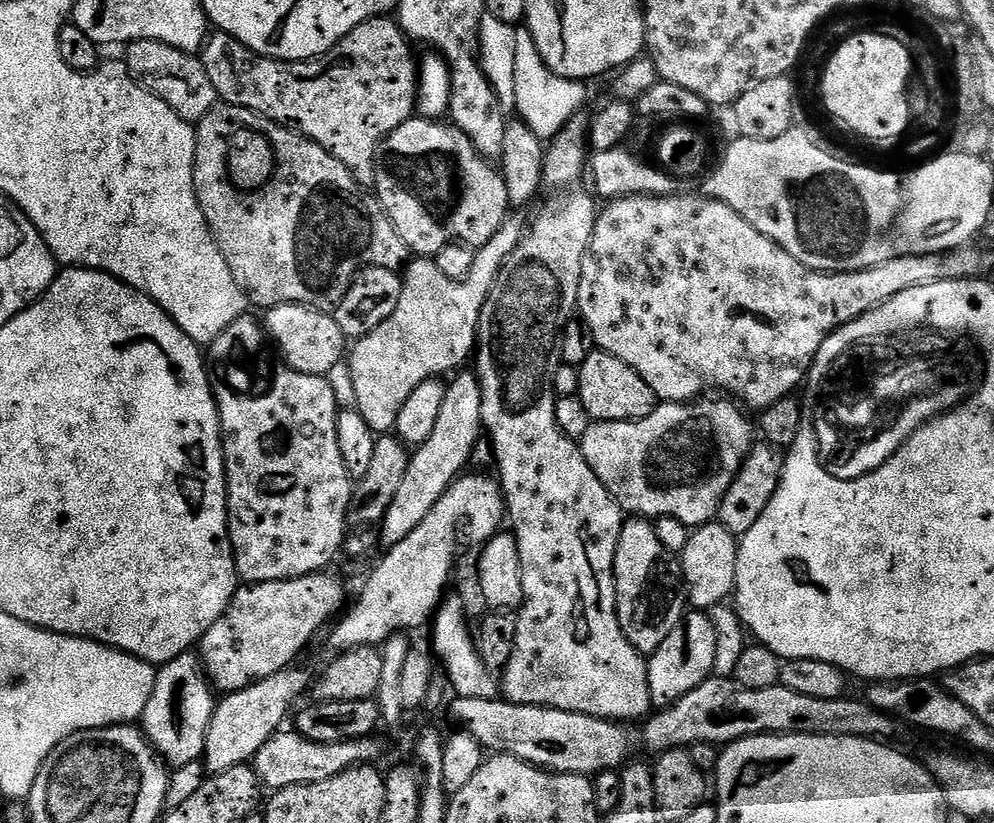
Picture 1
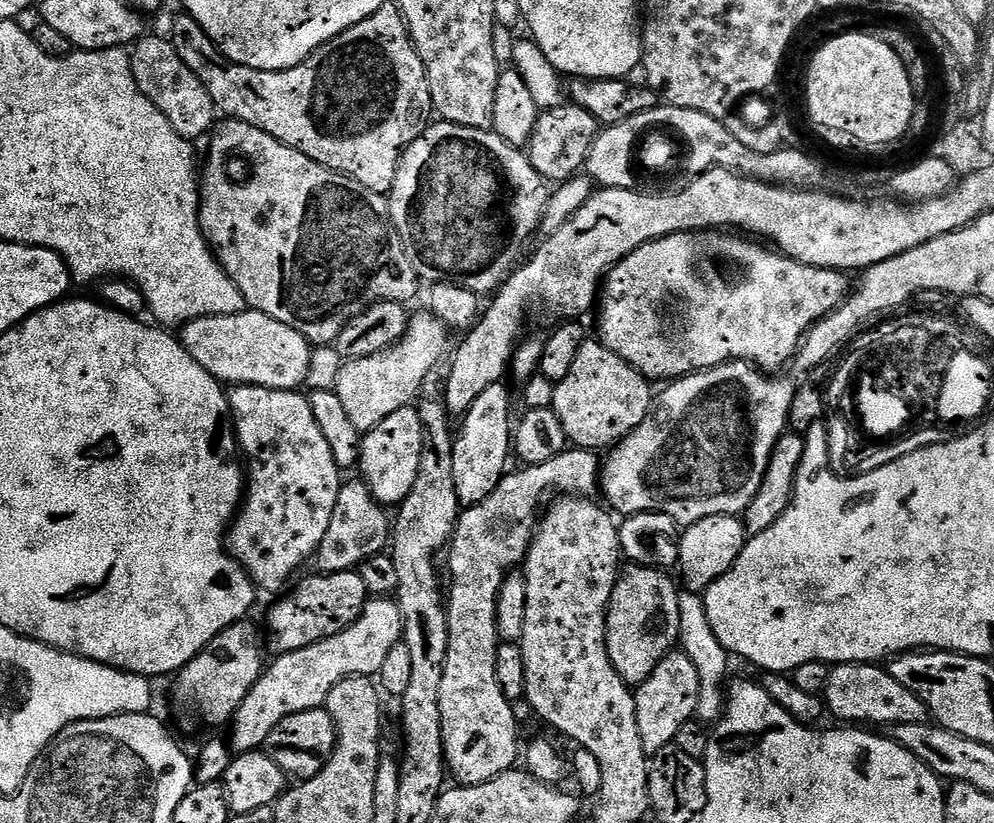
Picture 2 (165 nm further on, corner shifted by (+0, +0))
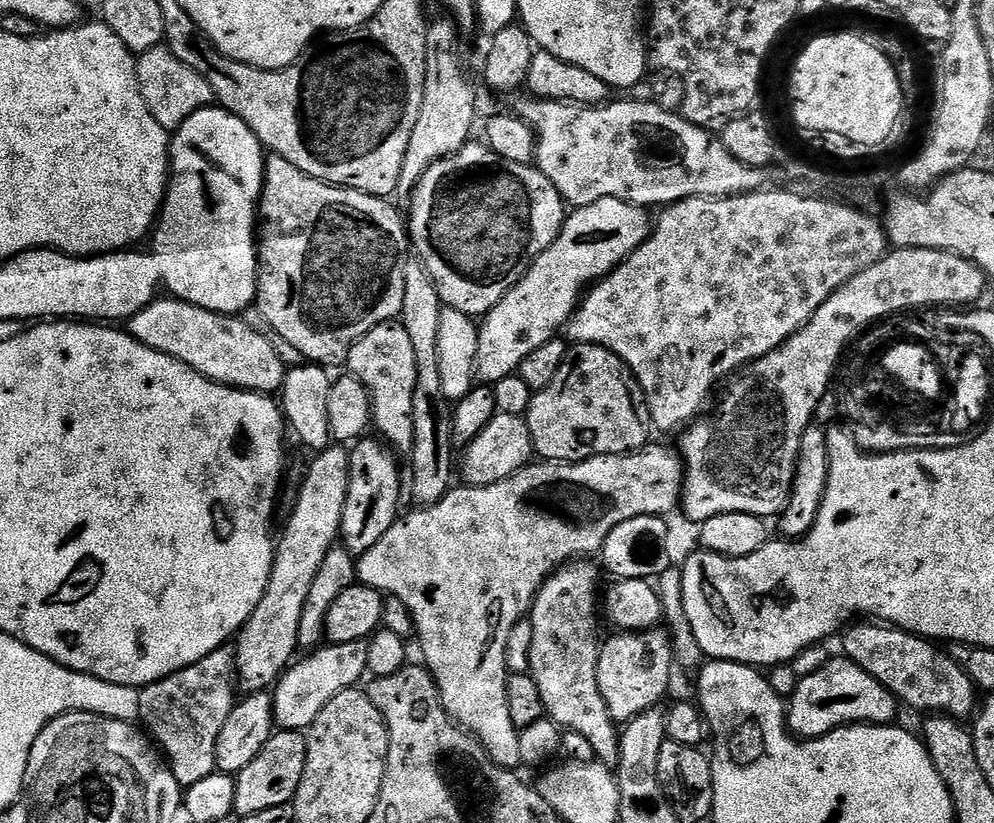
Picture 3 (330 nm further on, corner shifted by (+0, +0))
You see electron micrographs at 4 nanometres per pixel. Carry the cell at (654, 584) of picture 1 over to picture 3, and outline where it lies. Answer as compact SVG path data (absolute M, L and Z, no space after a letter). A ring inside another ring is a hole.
M664 630L647 632L615 633L603 641L598 658L598 690L606 698L606 708L613 720L627 722L638 718L643 712L653 711L656 704L668 692L668 683L672 680L674 657L672 655L672 637Z

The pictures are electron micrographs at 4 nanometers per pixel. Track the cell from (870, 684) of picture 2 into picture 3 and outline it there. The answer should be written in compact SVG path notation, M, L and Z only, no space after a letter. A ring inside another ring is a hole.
M829 658L822 670L815 674L799 677L796 689L786 704L786 723L793 736L805 740L816 740L836 728L849 724L887 724L891 725L896 716L898 701L896 695L878 678L866 674L847 658Z

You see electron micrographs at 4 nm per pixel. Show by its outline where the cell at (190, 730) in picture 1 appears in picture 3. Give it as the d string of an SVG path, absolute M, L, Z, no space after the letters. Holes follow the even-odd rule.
M333 446L319 453L315 459L308 468L308 478L300 490L292 517L284 533L281 536L279 533L276 561L266 594L240 629L234 644L238 684L248 694L271 689L293 663L297 655L295 652L298 652L298 626L302 622L306 596L310 594L310 586L322 562L326 562L326 556L341 539L340 527L348 497L351 455L347 447Z

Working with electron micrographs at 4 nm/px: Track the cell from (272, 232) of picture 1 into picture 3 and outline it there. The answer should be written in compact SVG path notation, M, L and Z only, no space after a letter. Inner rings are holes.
M269 155L264 165L264 193L260 196L258 209L258 255L260 257L260 274L256 286L256 304L264 315L264 320L293 348L304 355L305 361L321 366L332 364L347 365L348 355L363 336L370 334L374 326L395 321L402 310L402 297L406 294L406 274L410 267L410 237L405 217L383 196L371 196L353 188L339 188L336 184L327 184L325 180L314 178L286 158Z

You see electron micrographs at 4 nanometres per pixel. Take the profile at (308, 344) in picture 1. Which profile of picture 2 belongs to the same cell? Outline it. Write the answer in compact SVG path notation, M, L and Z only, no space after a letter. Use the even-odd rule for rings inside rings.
M245 310L229 316L203 316L183 325L179 329L178 339L194 362L202 365L214 379L228 386L253 384L274 390L296 390L312 368L314 348L309 344L308 337L298 334L294 326L286 326L261 312Z

